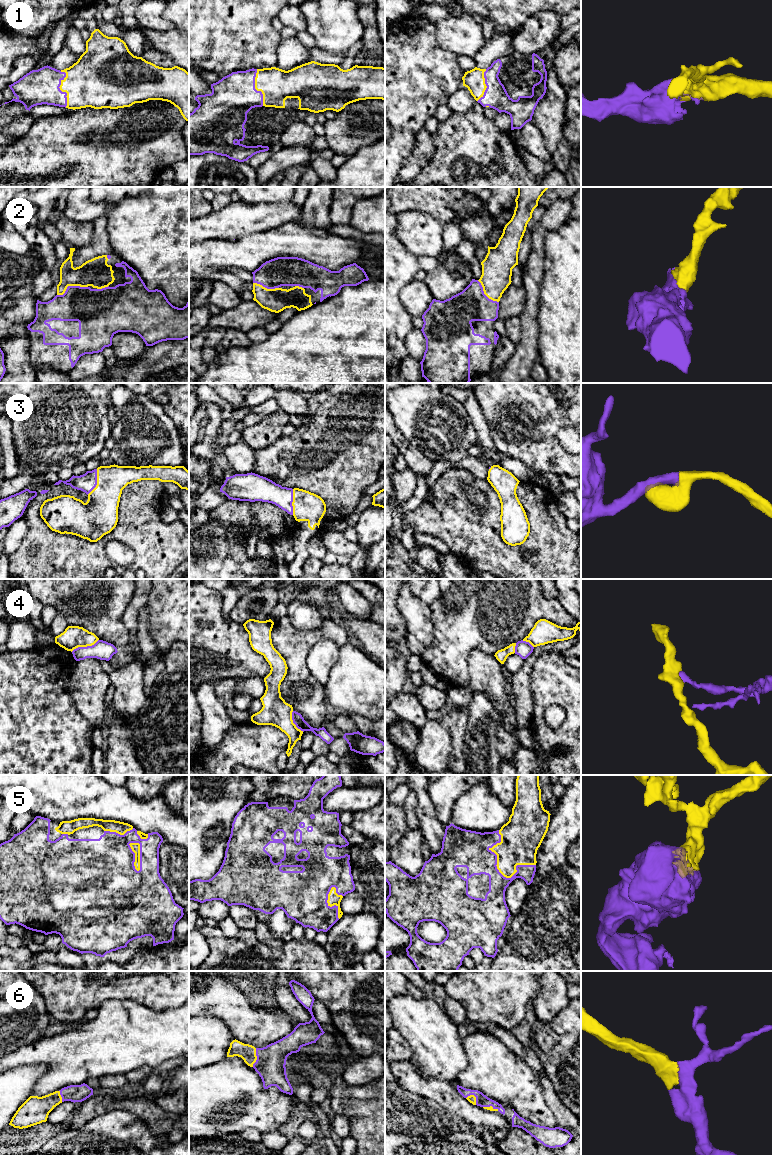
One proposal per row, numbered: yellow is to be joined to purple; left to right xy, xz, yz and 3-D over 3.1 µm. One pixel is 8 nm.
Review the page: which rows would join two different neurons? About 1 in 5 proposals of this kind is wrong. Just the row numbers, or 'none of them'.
4

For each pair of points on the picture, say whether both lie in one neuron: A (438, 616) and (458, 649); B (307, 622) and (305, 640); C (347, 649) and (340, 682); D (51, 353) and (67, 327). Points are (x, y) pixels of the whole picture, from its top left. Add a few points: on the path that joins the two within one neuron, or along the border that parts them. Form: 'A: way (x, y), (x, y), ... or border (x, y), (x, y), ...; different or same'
A: way (446, 624), (454, 632), (454, 641); same
B: border (286, 616), (298, 629), (316, 629), (326, 617); different
C: way (347, 657), (347, 674); same
D: way (51, 347), (61, 333); same

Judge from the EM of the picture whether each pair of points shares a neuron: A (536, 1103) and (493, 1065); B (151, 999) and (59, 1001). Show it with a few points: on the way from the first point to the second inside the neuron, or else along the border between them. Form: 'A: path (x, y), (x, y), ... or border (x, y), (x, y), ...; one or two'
A: path (525, 1095), (504, 1076); one
B: path (128, 988), (82, 988); one

